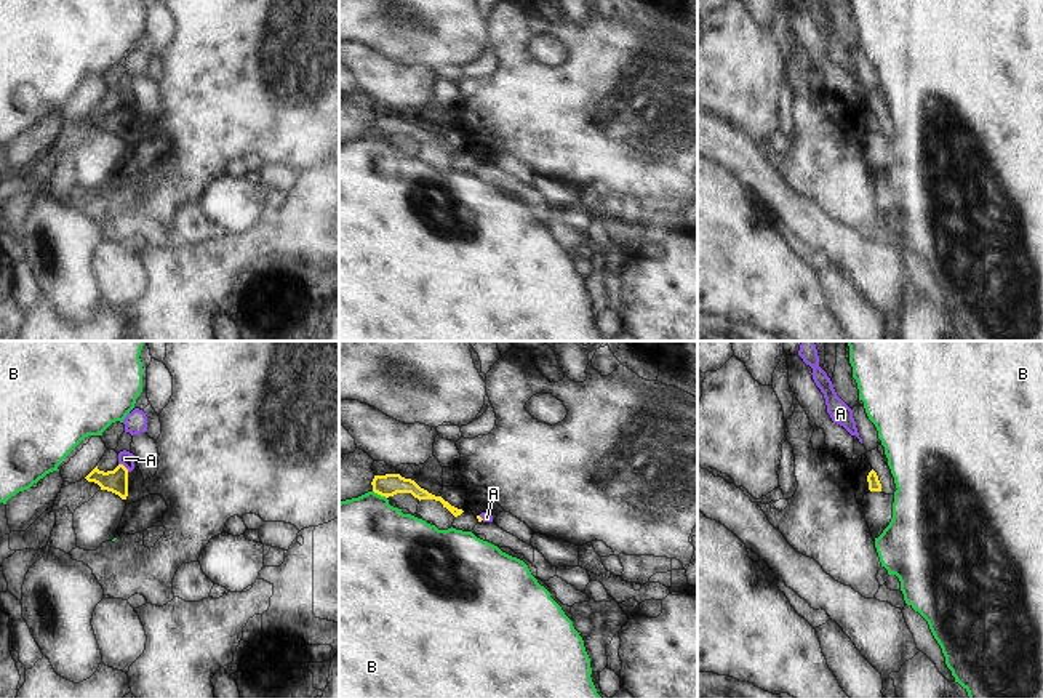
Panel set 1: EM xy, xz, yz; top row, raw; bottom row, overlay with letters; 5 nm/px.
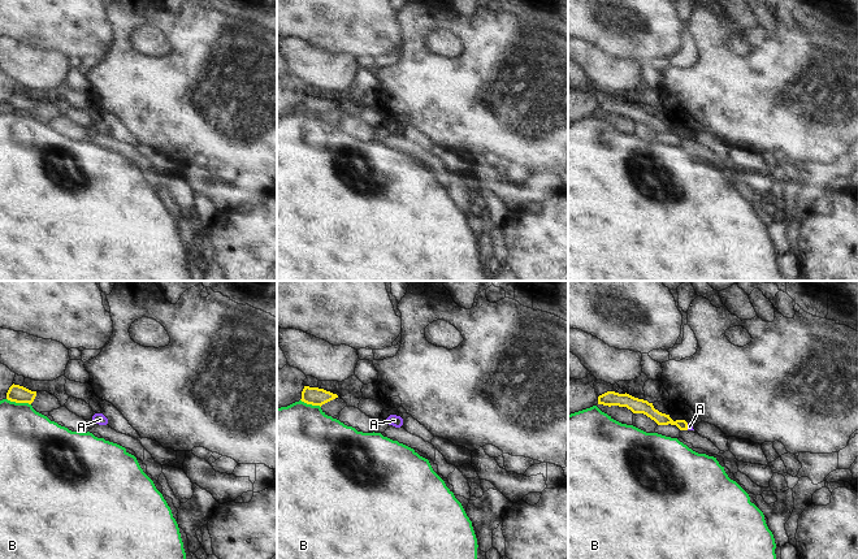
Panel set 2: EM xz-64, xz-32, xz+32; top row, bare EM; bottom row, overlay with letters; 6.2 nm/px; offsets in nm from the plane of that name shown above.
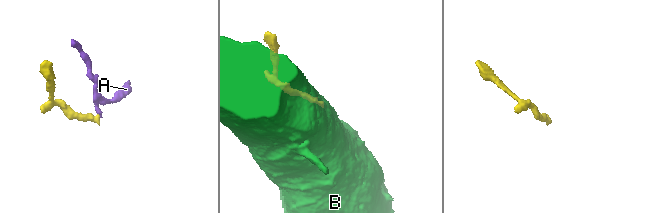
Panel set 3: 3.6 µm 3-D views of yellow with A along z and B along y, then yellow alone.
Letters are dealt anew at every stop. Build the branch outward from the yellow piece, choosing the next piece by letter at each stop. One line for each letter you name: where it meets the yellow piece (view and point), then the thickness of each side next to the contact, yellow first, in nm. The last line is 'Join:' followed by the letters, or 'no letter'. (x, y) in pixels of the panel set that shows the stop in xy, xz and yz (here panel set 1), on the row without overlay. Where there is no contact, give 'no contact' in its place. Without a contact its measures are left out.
Join: no letter

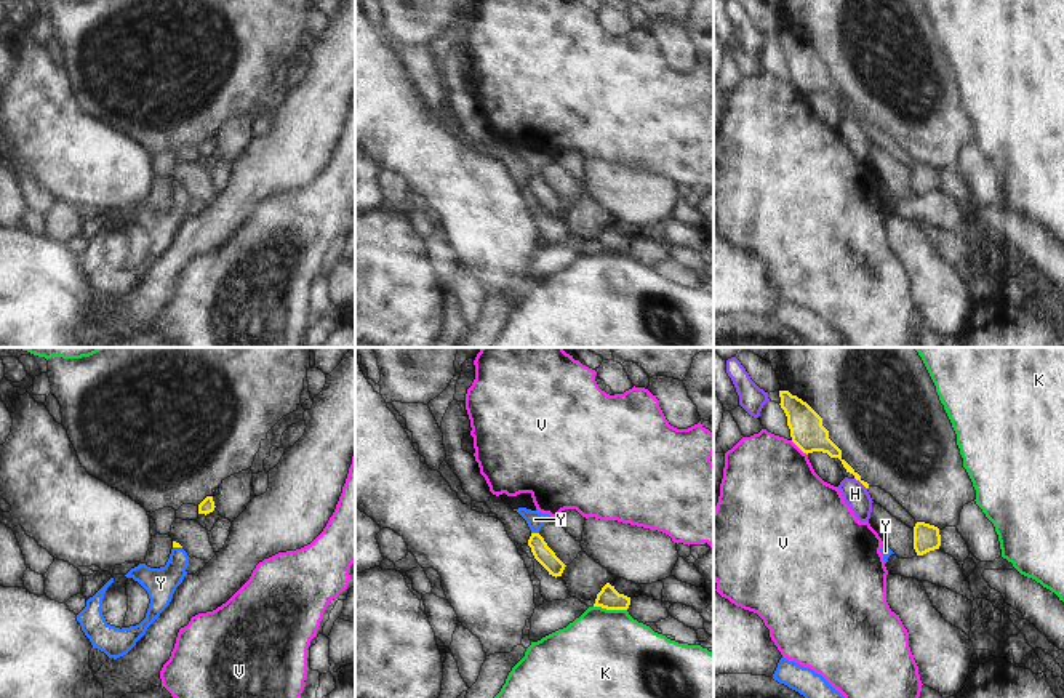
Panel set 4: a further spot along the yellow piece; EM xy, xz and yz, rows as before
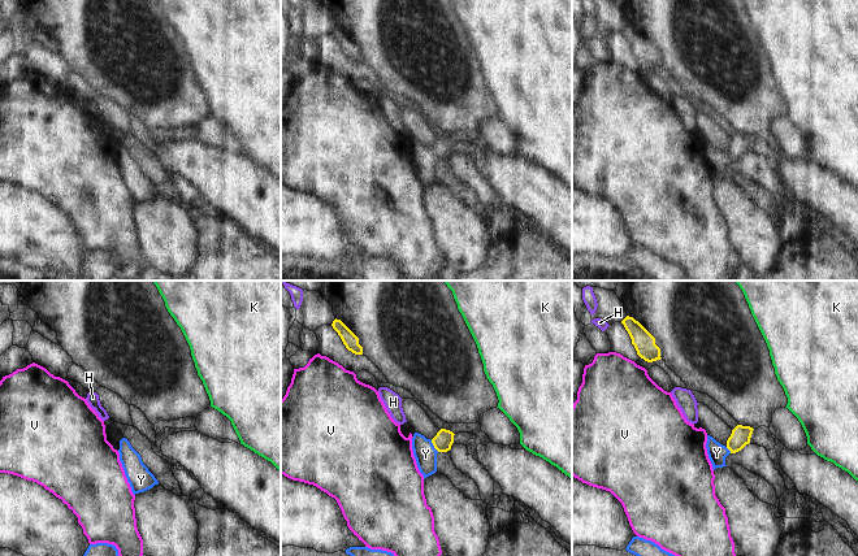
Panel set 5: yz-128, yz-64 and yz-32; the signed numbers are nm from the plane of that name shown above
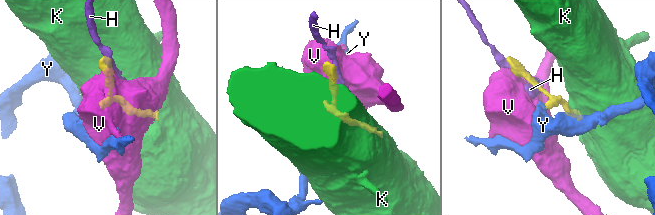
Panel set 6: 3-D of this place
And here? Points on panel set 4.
Y: contact xz (535, 175); calibres 90 and 90 nm
Join: Y

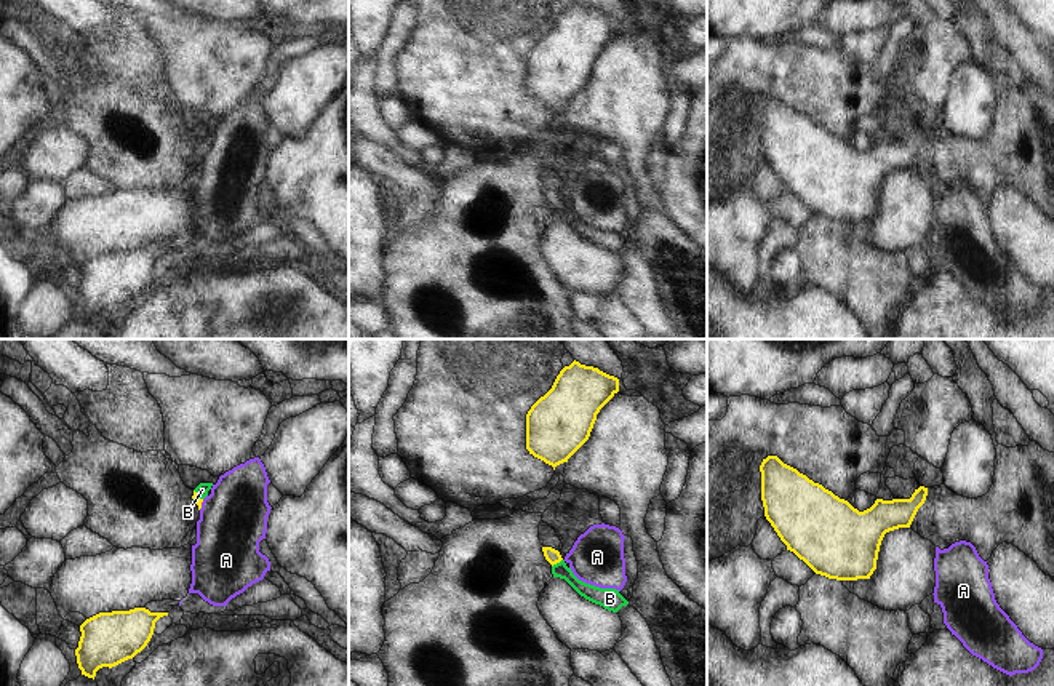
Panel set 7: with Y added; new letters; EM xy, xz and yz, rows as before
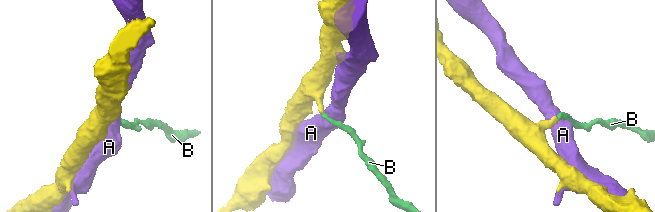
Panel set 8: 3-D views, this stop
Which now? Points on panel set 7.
B: contact xz (557, 203); calibres 70 and 80 nm
Join: B

